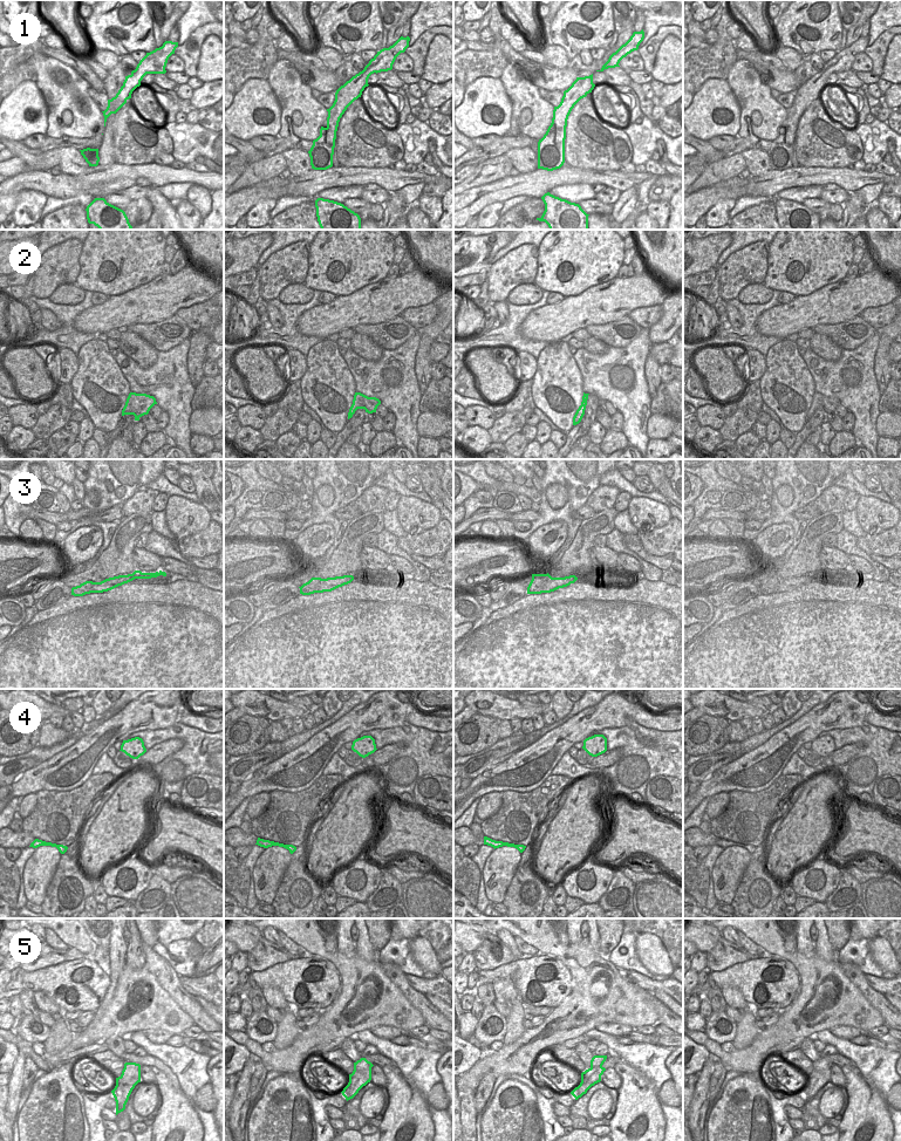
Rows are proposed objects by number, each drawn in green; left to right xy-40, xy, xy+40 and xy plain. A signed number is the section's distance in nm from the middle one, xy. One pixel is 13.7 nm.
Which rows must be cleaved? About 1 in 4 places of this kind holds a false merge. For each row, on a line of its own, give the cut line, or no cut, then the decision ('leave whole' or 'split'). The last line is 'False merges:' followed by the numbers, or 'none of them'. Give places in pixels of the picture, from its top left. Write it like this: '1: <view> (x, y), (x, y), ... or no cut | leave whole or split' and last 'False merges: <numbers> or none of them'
1: no cut | leave whole
2: no cut | leave whole
3: xy+40 (546, 574), (546, 583), (541, 592) | split
4: no cut | leave whole
5: xy-40 (116, 1085), (127, 1100) | split
False merges: 3, 5

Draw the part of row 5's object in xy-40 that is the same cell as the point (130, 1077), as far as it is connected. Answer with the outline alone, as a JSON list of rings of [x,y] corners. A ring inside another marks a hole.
[[[125,1063],[122,1074],[116,1078],[116,1086],[121,1087],[121,1094],[129,1100],[132,1089],[138,1082],[141,1082],[141,1065]]]

